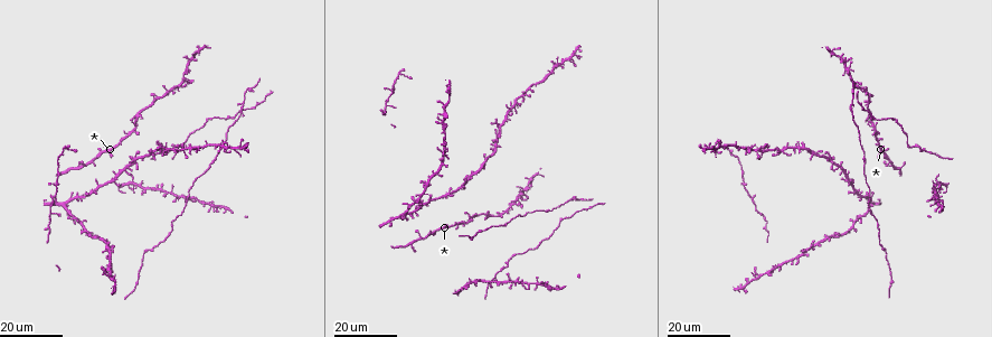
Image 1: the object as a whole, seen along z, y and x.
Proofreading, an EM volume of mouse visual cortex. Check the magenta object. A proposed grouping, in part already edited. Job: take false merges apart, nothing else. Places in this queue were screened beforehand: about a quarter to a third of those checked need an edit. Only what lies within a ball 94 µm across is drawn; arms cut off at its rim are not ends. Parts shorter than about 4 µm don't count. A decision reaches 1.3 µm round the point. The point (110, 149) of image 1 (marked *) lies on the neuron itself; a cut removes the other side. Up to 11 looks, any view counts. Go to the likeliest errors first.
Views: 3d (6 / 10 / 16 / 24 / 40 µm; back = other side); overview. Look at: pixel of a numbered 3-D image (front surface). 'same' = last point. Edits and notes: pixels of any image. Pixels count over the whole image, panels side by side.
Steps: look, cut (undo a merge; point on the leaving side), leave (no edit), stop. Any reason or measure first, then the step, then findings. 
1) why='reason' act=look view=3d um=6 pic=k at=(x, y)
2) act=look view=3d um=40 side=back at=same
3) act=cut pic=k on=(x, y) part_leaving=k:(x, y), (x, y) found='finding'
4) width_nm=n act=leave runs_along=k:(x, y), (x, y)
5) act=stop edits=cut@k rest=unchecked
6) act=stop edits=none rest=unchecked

why='four or more arms meet' act=look view=3d um=16 pic=1 at=(441, 121)

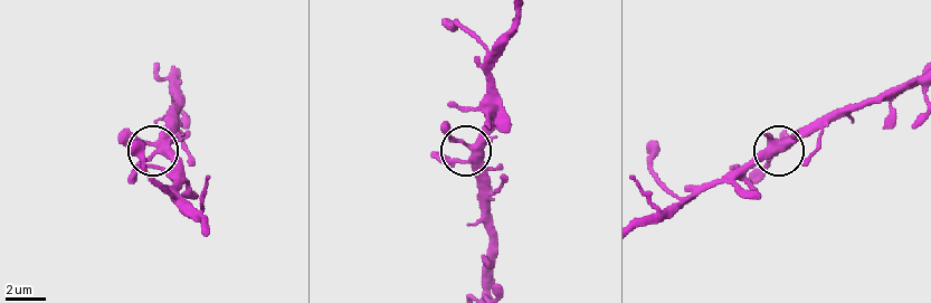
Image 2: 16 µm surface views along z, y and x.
act=look view=3d um=6 pic=2 at=(154, 146)

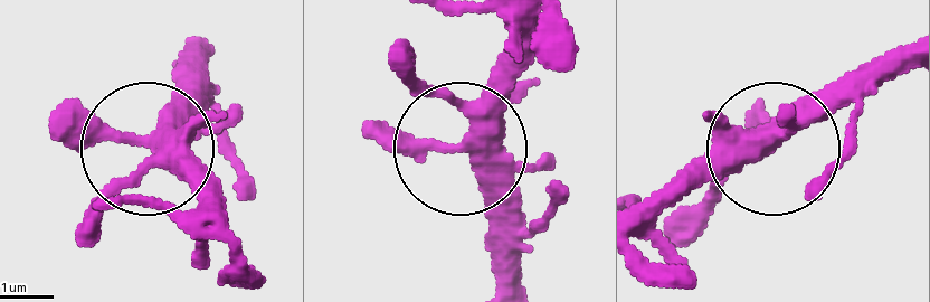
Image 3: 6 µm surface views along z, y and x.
act=leave runs_along=3:(522, 279), (518, 211), (468, 158), (464, 132), (531, 56) found='one neuron here'

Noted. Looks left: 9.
why='branch point' act=look view=3d um=24 pic=1 at=(245, 102)

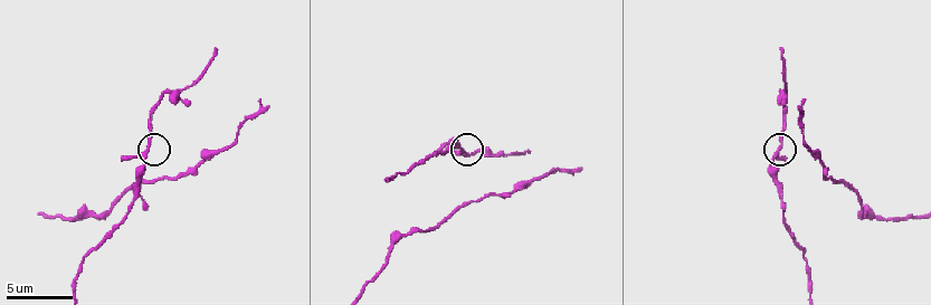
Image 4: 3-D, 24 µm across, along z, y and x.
act=look view=3d um=10 pic=4 at=(143, 153)

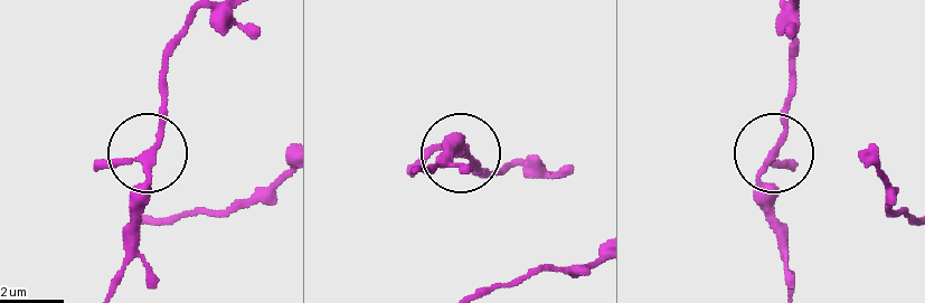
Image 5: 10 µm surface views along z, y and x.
width_nm=180 act=leave found='all the same neuron'

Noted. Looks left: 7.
why='a fork' act=look view=3d um=16 pic=1 at=(518, 196)

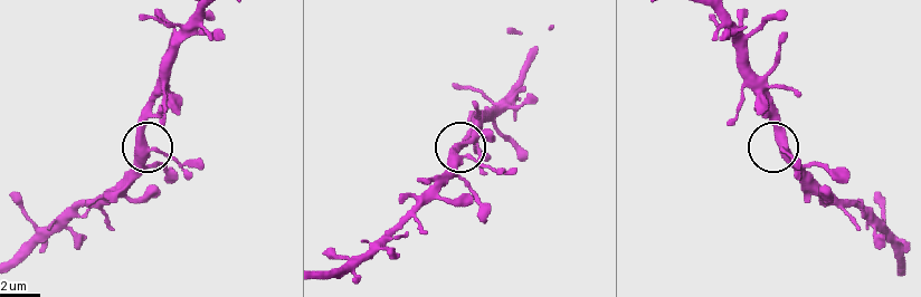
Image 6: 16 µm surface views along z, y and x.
act=look view=3d um=6 pic=6 at=(783, 151)

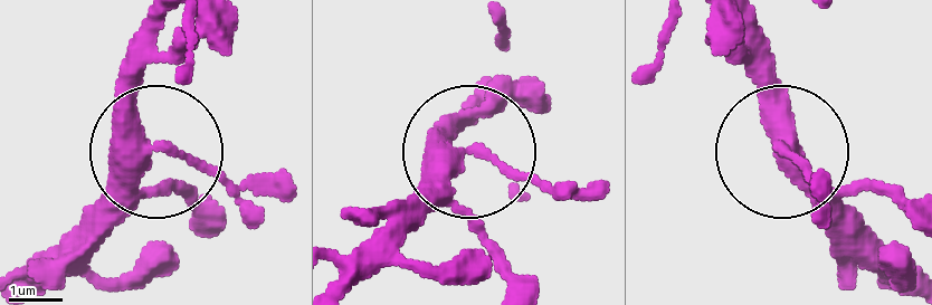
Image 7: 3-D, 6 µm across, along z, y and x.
arms=3 act=leave found='all the same neuron'

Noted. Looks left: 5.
why='arms part here' act=look view=3d um=16 pic=1 at=(898, 166)

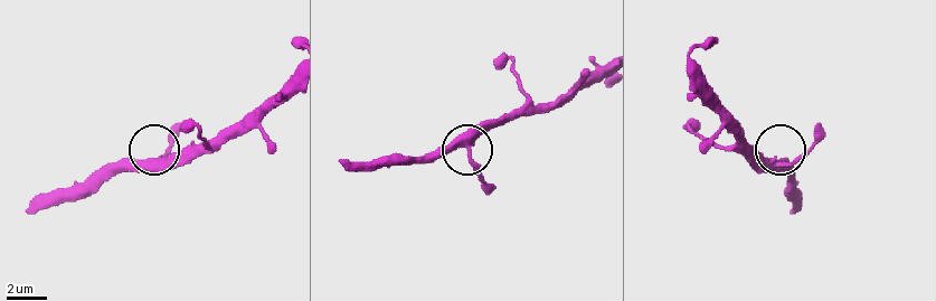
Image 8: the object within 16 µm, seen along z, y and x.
why='closer look' act=look view=3d um=6 pic=8 at=(782, 162)

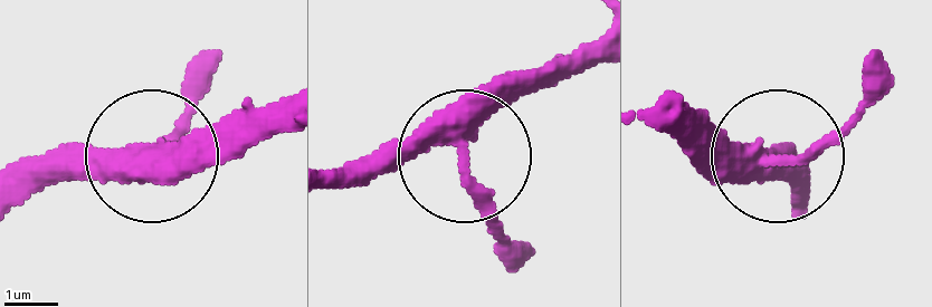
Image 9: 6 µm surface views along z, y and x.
side_arm_um=8 act=leave runs_along=9:(591, 55), (511, 94), (467, 156), (391, 147), (338, 170) found='one neuron here'

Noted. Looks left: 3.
why='sudden change in width' act=look view=3d um=16 pic=1 at=(863, 162)

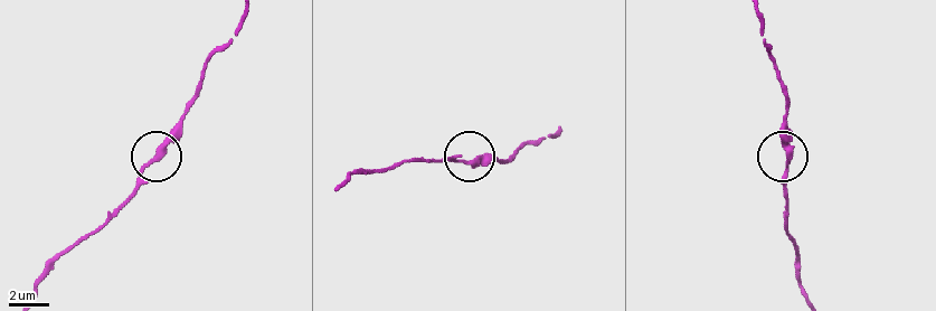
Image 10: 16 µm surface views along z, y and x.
act=look view=3d um=6 pic=10 at=(789, 152)

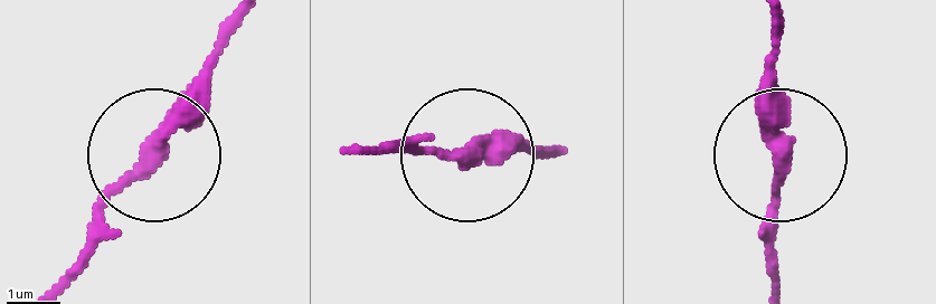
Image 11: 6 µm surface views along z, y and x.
act=leave runs_along=11:(778, 28), (778, 291) found='one neuron here'

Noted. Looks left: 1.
act=stop edits=none rest=unchecked

